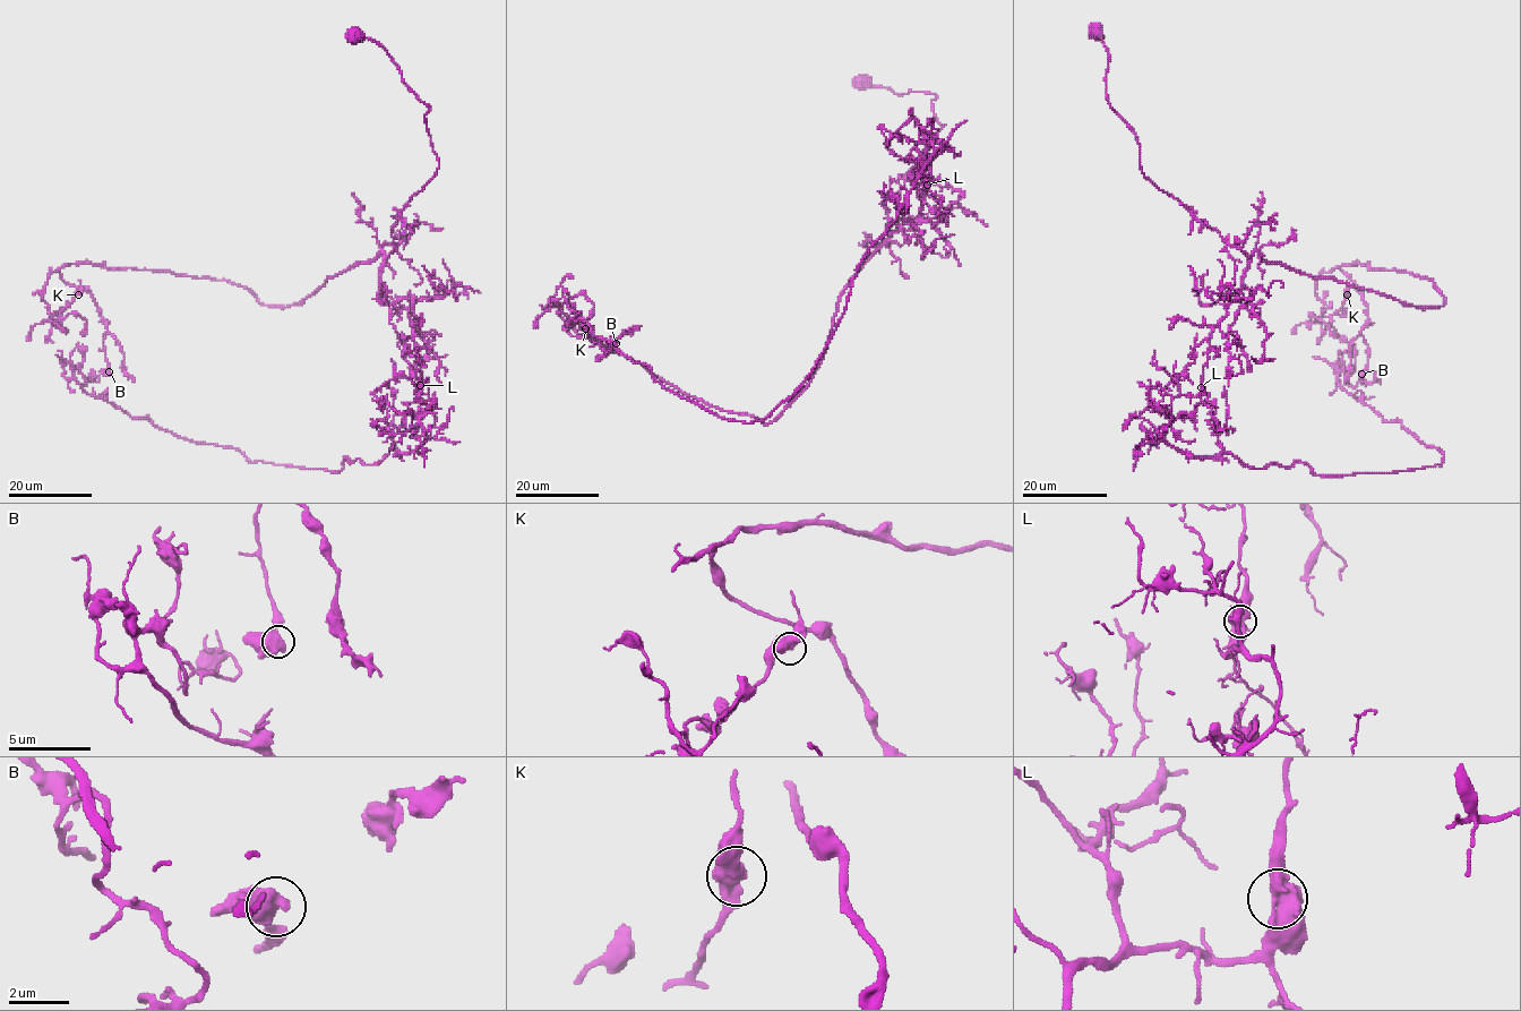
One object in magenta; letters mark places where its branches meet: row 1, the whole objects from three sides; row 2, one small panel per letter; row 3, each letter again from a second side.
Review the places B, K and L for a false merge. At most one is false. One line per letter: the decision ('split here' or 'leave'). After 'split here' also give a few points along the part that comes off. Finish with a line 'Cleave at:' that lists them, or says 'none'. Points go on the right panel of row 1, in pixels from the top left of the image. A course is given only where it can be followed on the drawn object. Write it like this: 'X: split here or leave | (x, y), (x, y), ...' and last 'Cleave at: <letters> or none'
B: leave
K: leave
L: split here | (1201, 387), (1175, 396), (1158, 431), (1187, 454), (1321, 476), (1441, 465), (1440, 450), (1338, 382), (1375, 371)
Cleave at: L

